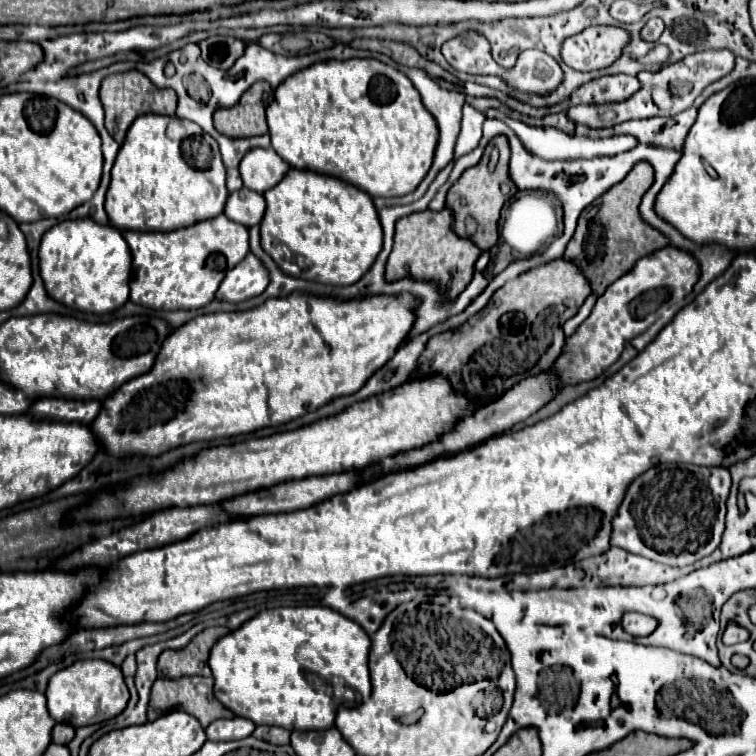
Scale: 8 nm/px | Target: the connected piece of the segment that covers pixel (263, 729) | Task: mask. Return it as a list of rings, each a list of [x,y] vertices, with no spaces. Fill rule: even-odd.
[[[257,726],[253,736],[271,744],[289,744],[289,730],[285,728],[275,728],[275,726]]]

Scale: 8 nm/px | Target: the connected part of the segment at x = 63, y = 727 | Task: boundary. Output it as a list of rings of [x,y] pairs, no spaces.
[[[55,724],[53,728],[53,742],[55,744],[69,744],[75,736],[75,728],[69,724]]]

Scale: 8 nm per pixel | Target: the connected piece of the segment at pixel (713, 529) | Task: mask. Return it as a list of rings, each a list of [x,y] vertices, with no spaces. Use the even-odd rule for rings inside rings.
[[[659,464],[629,486],[619,514],[613,520],[611,546],[669,566],[693,564],[711,554],[721,542],[729,488],[729,470]]]

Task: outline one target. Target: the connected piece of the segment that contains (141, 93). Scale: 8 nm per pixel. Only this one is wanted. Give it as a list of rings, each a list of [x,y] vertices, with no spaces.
[[[131,70],[125,74],[115,74],[115,76],[107,76],[101,84],[101,102],[105,108],[105,128],[111,134],[111,138],[115,138],[117,144],[123,144],[125,134],[131,126],[131,122],[137,116],[143,114],[161,114],[161,116],[175,116],[175,108],[177,108],[177,94],[169,88],[159,90],[157,86],[151,84],[151,80],[141,74],[139,70]]]

